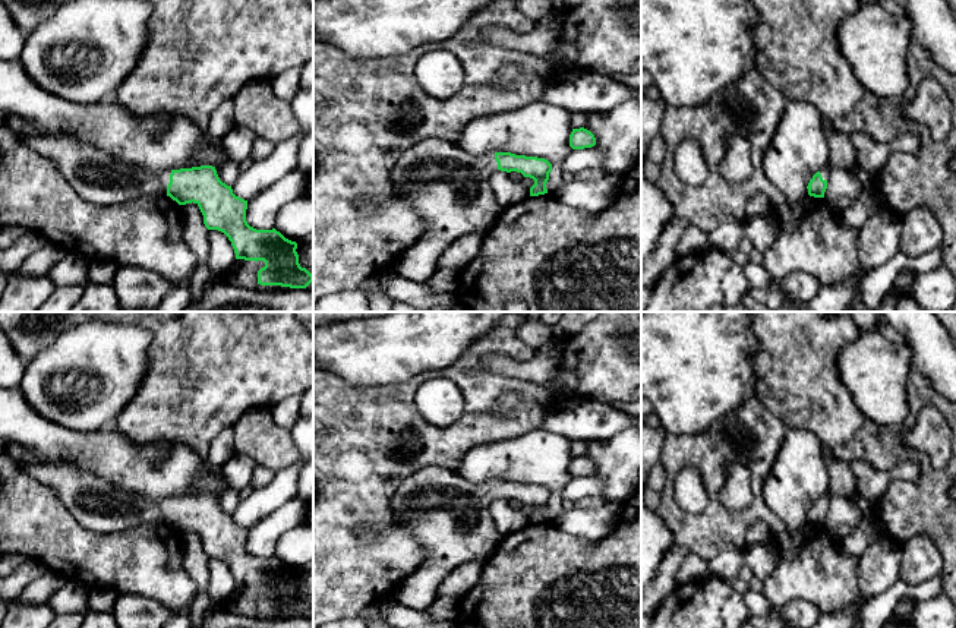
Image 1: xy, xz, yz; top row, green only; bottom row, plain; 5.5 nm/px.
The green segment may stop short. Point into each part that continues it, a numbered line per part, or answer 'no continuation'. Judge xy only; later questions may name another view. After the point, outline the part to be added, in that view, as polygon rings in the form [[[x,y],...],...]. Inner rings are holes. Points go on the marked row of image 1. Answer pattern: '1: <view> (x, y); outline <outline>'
1: xy (98, 177); outline [[[20,135],[25,143],[51,161],[91,203],[123,203],[142,196],[167,195],[171,170],[154,173],[122,162],[110,152],[69,136]]]

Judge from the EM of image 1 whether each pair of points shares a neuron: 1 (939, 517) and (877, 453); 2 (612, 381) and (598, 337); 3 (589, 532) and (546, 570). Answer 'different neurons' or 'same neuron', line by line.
1: same neuron
2: same neuron
3: different neurons

